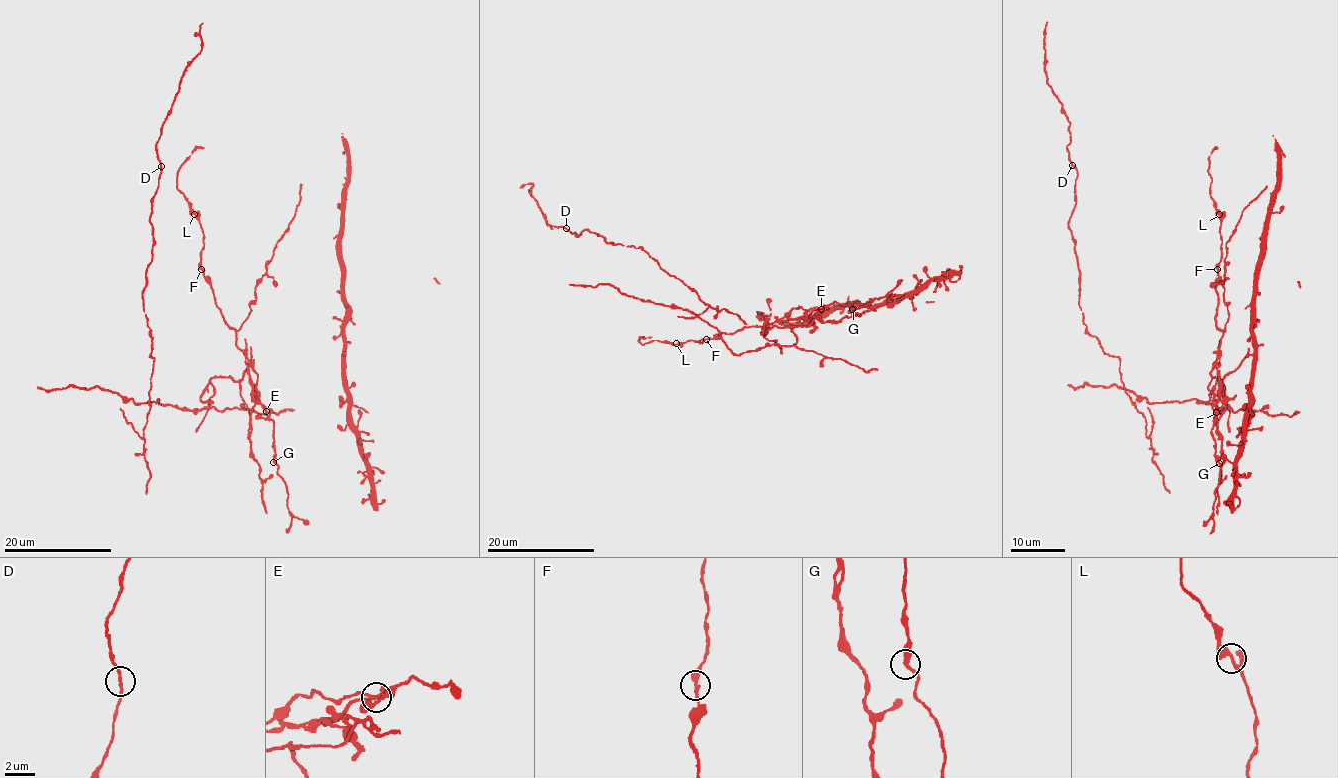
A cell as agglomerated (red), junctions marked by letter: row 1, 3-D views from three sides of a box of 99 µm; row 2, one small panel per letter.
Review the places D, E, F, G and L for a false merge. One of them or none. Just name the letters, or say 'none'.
E

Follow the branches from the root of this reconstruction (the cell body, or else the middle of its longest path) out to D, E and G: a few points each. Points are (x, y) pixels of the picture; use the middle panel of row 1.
D: (767, 332), (778, 345), (735, 354), (695, 314), (674, 308), (677, 316), (708, 305), (642, 249), (566, 229)
E: (767, 332), (775, 326), (811, 324), (812, 315), (813, 319), (808, 316), (822, 308)
G: (767, 332), (775, 326), (811, 324), (810, 314), (834, 302), (852, 309)

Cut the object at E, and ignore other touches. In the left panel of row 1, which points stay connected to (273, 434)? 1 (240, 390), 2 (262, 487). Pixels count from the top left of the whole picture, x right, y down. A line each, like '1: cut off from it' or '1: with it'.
1: cut off from it
2: cut off from it

